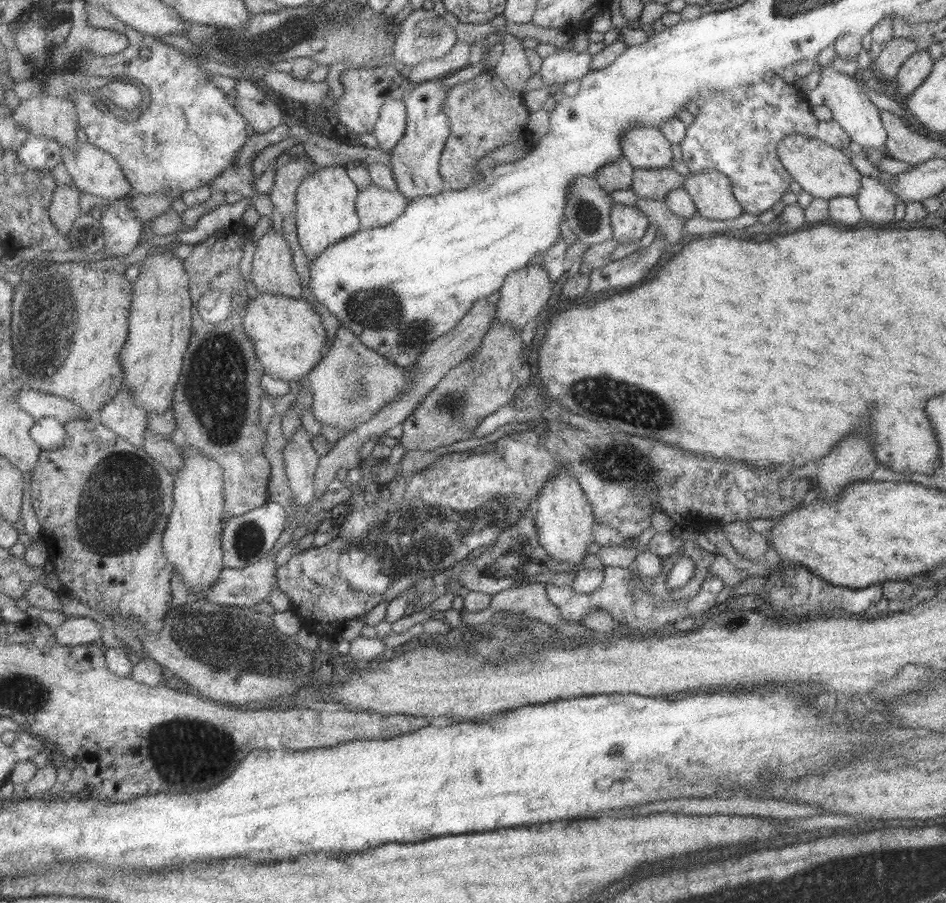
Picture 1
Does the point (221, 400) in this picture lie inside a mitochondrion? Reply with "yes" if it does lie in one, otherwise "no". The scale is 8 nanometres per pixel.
yes

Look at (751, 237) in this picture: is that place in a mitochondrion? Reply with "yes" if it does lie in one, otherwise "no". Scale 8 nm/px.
no

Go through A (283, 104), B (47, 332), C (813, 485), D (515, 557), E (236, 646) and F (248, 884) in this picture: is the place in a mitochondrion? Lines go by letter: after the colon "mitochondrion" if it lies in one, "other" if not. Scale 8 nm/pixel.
A: other
B: mitochondrion
C: other
D: mitochondrion
E: mitochondrion
F: other

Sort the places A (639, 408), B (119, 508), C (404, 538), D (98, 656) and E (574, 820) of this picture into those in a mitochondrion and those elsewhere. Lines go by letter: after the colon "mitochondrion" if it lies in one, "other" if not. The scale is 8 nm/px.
A: mitochondrion
B: mitochondrion
C: mitochondrion
D: other
E: other

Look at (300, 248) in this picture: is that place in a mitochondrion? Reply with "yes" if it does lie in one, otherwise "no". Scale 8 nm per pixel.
no

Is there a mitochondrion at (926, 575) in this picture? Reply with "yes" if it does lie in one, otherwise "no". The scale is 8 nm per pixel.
no

